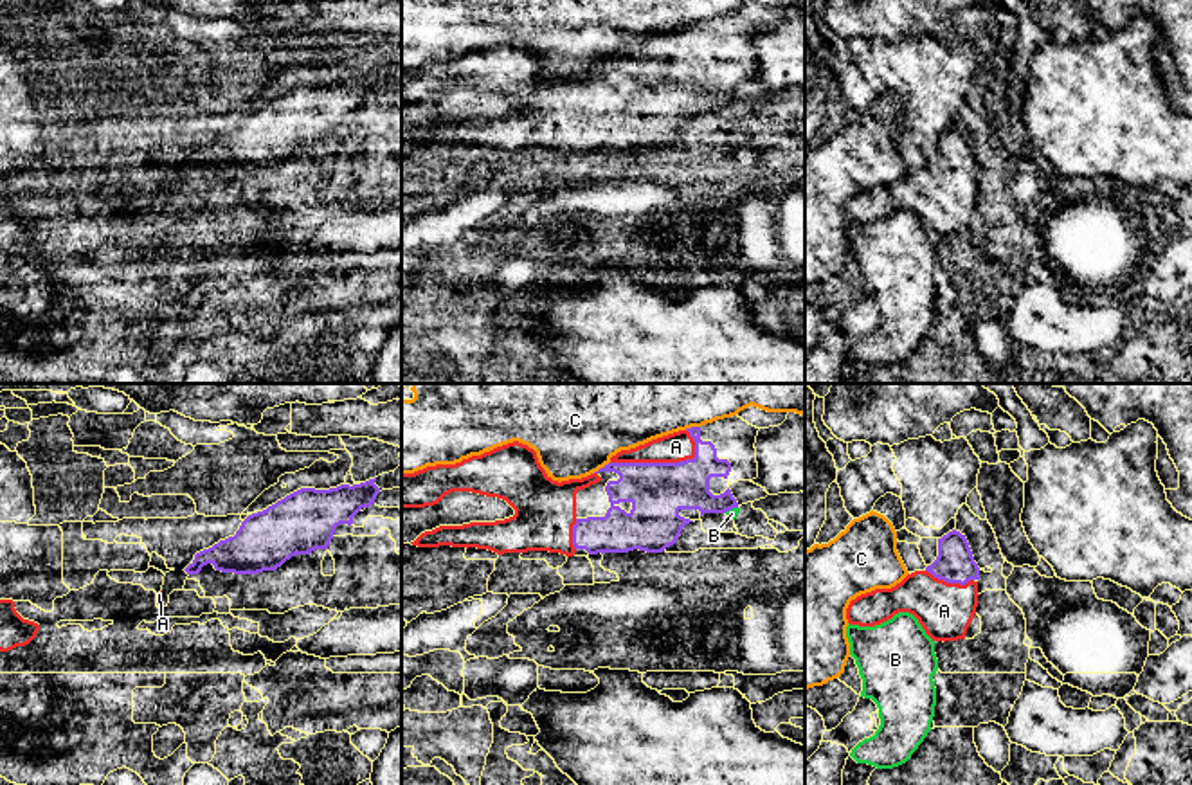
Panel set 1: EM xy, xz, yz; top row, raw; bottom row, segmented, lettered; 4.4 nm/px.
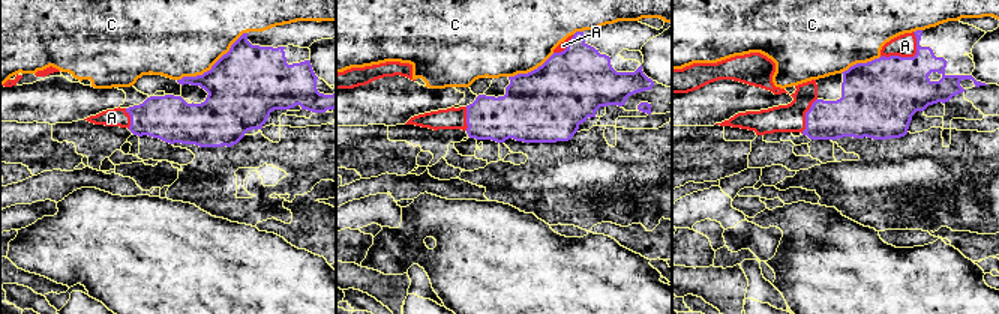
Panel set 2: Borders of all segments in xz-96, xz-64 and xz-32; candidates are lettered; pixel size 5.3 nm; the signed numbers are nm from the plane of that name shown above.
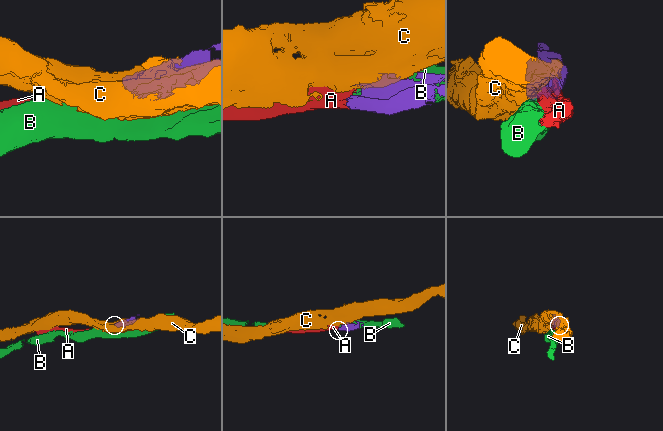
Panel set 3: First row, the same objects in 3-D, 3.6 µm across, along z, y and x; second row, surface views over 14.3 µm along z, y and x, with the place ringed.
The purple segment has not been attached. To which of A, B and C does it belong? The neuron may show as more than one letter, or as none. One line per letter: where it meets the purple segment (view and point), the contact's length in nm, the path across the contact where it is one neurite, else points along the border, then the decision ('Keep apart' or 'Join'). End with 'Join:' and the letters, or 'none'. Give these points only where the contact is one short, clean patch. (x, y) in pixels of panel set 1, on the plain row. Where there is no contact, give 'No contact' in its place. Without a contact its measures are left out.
A: Touches purple at xz (659, 60). Shared border 400 nm. Join
B: Touches purple at xz (730, 105). Shared border 70 nm. Keep apart
C: Touches purple at xz (600, 65). Shared border 90 nm. Keep apart
Join: A

